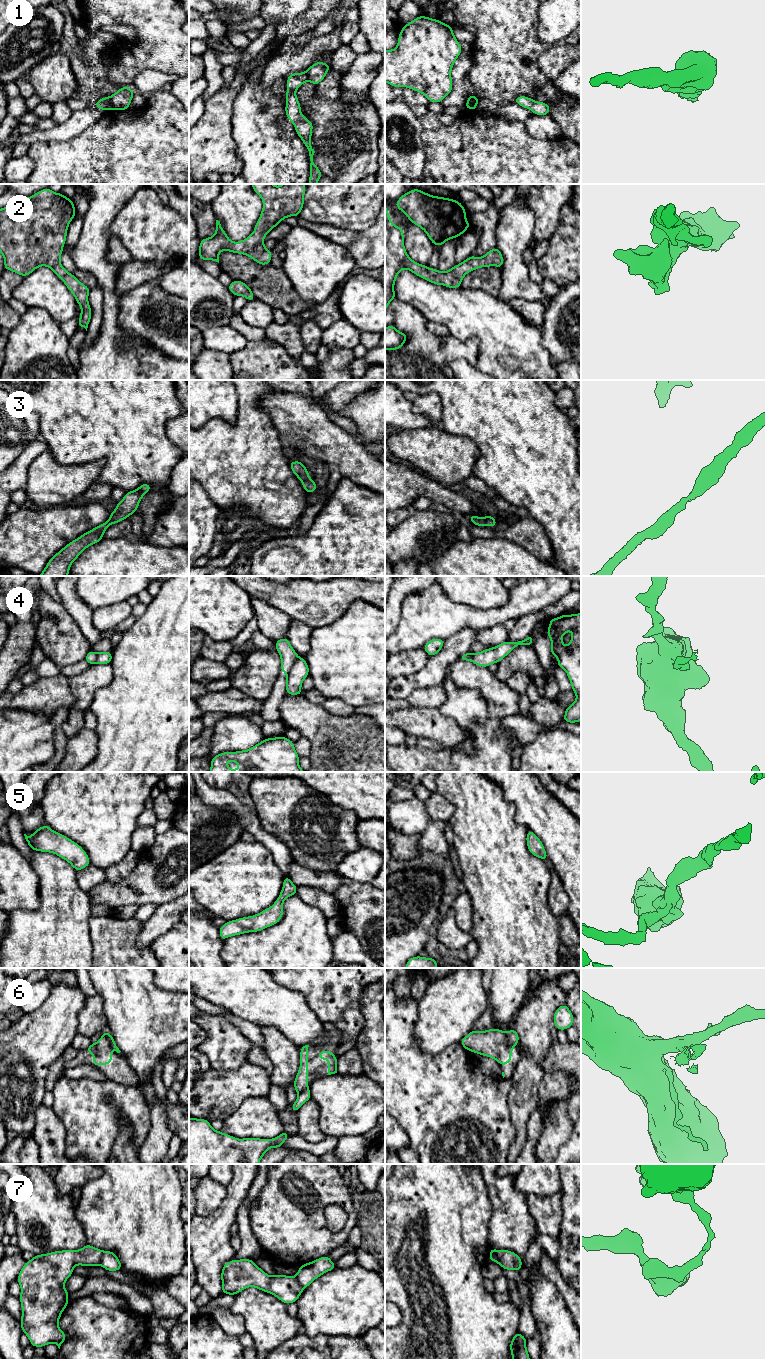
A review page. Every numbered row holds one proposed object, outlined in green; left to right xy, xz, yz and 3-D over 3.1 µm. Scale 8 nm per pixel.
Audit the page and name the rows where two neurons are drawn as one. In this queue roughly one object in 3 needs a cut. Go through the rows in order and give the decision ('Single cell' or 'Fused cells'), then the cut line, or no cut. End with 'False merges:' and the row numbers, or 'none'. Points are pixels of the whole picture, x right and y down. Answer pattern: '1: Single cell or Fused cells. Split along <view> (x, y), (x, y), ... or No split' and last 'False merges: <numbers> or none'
1: Fused cells. Split along xy (108, 96), (112, 108)
2: Single cell. No split
3: Single cell. No split
4: Fused cells. Split along xz (298, 656), (287, 675)
5: Single cell. No split
6: Fused cells. Split along yz (506, 1033), (506, 1039), (514, 1046)
7: Fused cells. Split along yz (495, 1250), (500, 1264)
False merges: 1, 4, 6, 7

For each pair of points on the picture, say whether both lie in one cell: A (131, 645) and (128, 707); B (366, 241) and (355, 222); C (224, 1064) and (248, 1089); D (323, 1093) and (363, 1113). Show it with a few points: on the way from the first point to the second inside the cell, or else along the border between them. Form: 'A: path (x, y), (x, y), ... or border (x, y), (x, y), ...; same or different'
A: path (131, 660), (131, 692); same
B: border (374, 223), (359, 233); different
C: border (247, 1061), (223, 1073), (211, 1067); different
D: path (333, 1093), (348, 1105), (353, 1105); same

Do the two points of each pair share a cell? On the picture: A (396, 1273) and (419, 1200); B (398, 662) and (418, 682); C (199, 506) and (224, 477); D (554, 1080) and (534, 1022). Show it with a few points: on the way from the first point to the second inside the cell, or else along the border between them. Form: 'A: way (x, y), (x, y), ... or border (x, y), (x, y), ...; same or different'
A: way (398, 1255), (419, 1234), (419, 1218); same
B: border (428, 659), (418, 671), (395, 678); different
C: border (199, 482), (208, 497), (219, 509); different
D: border (546, 1072), (538, 1086), (537, 1094); different

